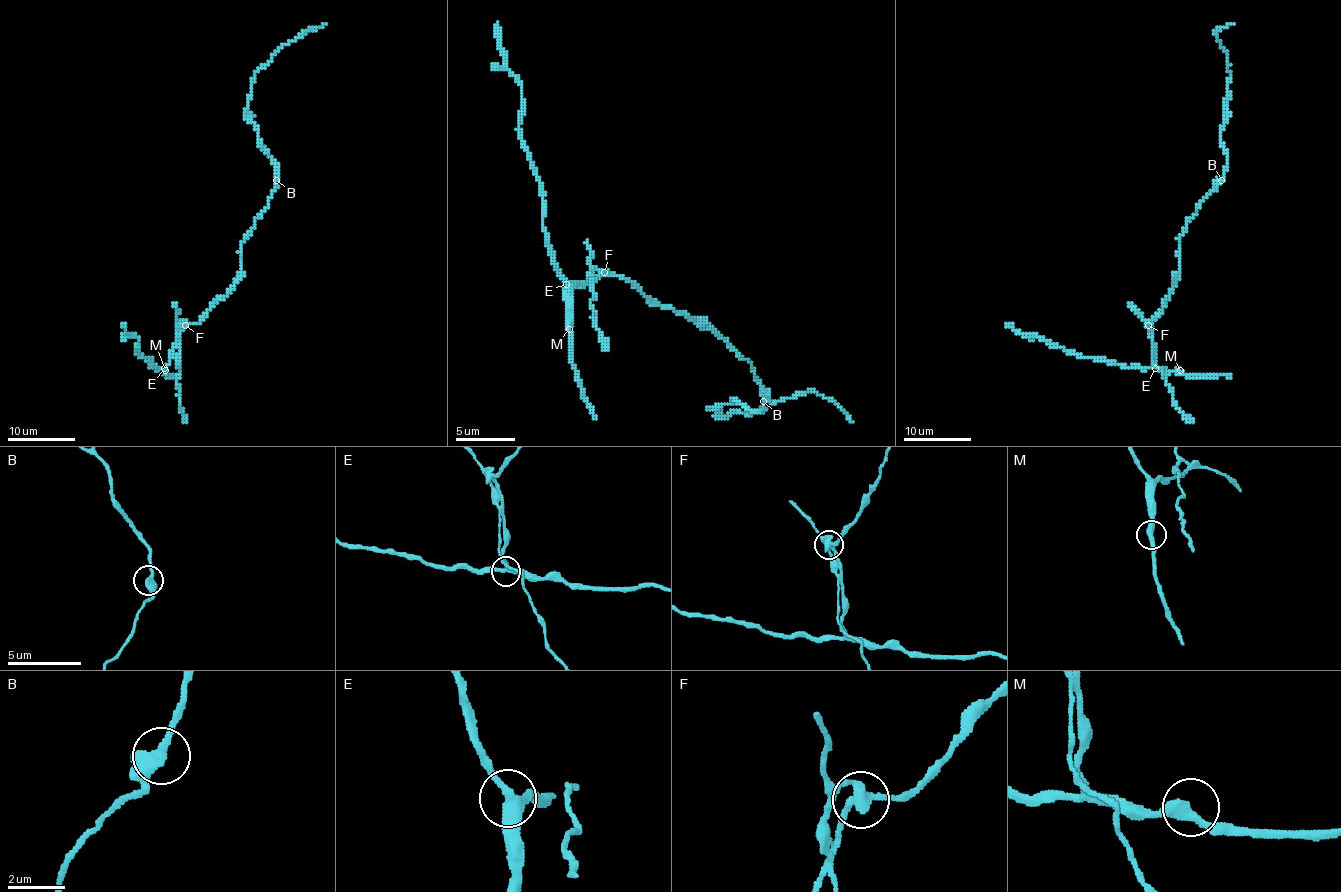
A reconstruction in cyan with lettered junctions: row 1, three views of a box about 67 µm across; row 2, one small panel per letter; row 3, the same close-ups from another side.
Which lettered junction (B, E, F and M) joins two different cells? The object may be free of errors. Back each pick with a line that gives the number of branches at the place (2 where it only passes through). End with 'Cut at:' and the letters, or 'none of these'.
F: branches 3
Cut at: F

